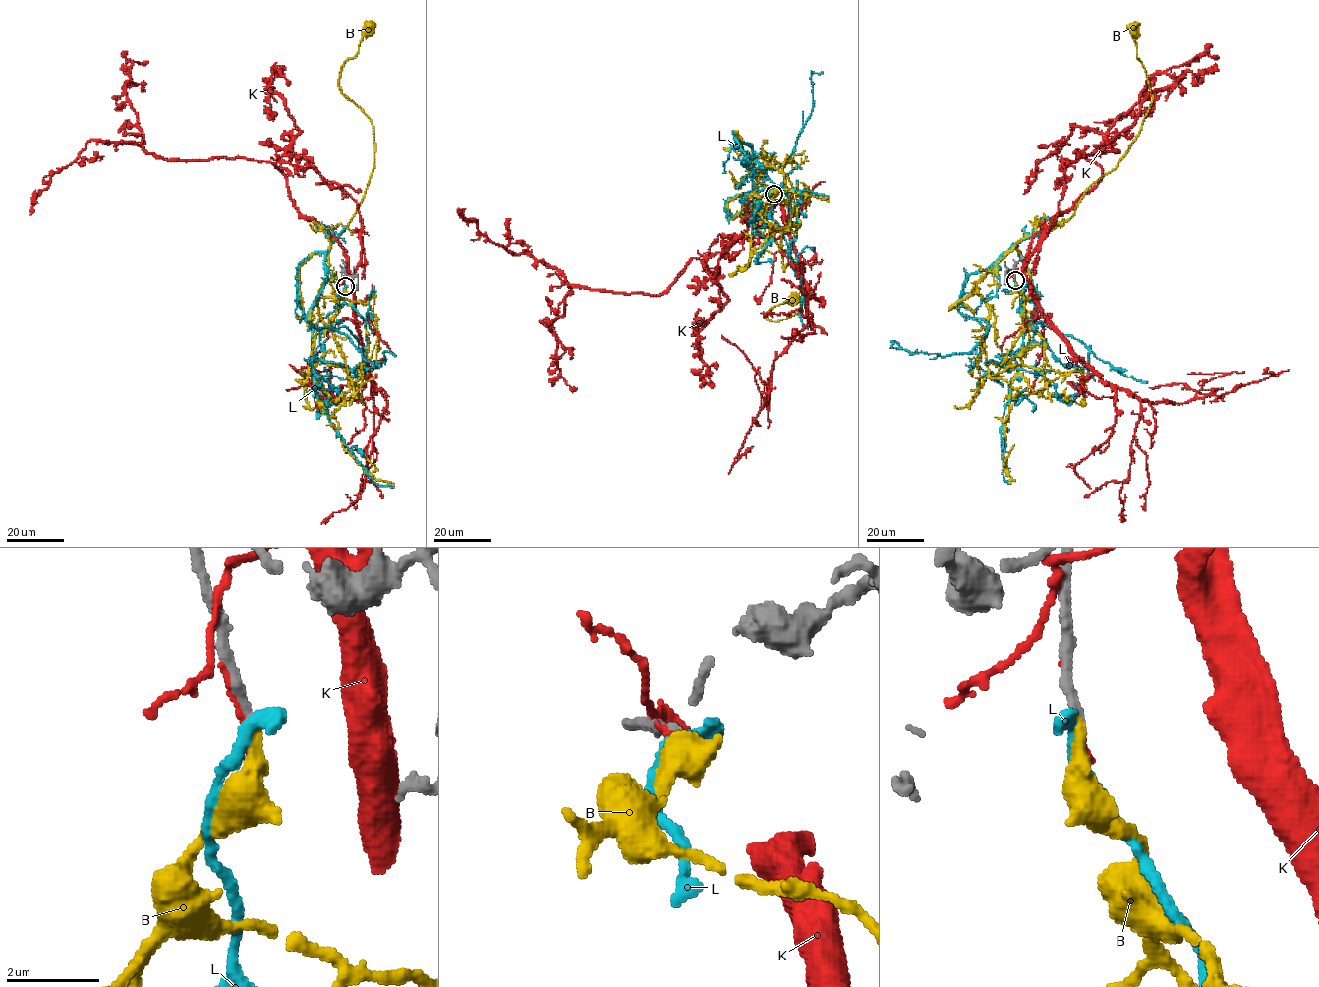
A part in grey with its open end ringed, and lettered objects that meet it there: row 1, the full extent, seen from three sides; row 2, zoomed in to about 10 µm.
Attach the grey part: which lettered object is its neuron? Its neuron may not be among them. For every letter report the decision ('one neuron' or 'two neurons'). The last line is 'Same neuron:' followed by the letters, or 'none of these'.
B: one neuron
K: two neurons
L: two neurons
Same neuron: B

